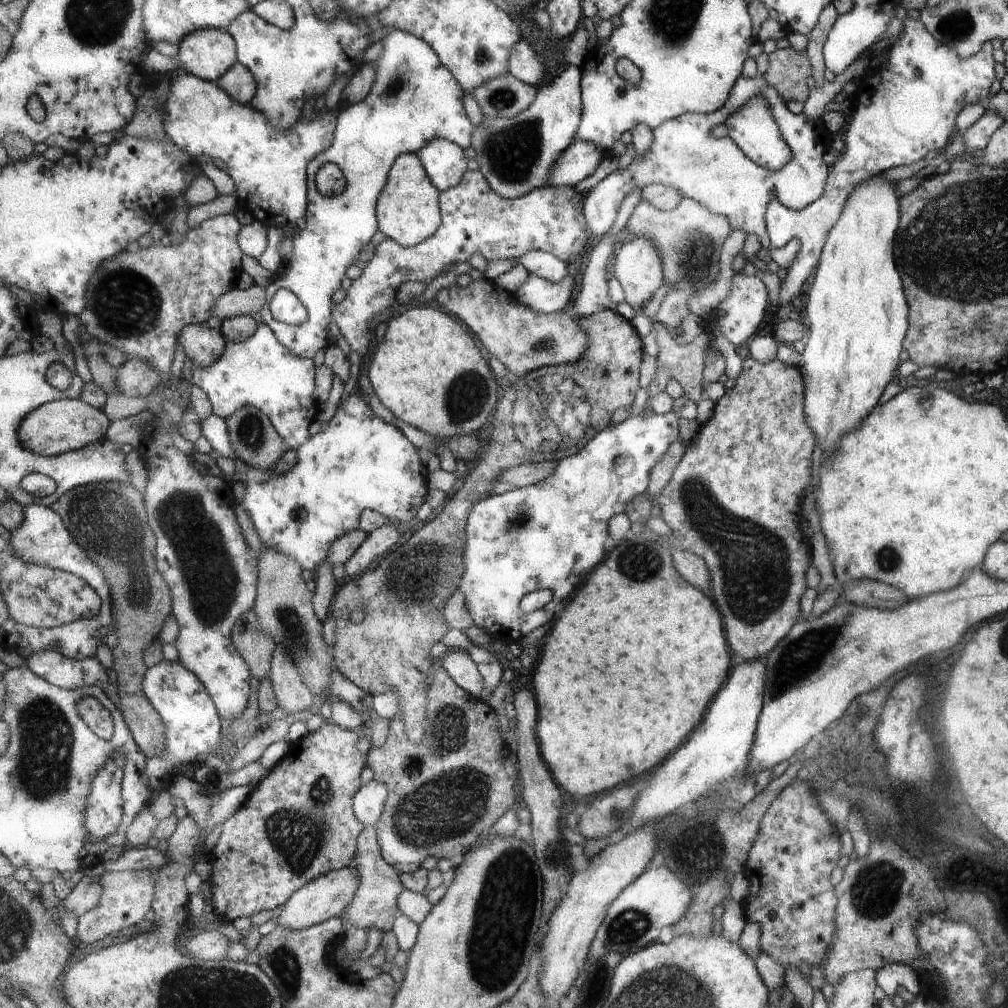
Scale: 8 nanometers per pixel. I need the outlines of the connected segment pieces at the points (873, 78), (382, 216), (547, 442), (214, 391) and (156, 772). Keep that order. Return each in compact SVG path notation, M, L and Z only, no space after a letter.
M909 15L903 20L902 26L903 36L889 47L885 63L870 70L853 91L855 110L853 109L842 130L841 140L844 144L844 152L838 154L838 159L830 166L821 196L804 209L795 212L791 212L775 200L767 207L764 221L771 246L778 249L791 239L797 239L800 244L794 261L786 270L783 282L780 283L778 302L771 305L771 310L774 312L777 307L791 302L793 296L799 293L803 282L811 277L828 232L837 222L844 202L853 189L859 186L860 182L877 176L887 168L909 166L911 162L922 160L929 150L935 152L943 150L955 132L954 120L959 110L968 104L984 103L990 96L989 87L995 78L993 66L996 64L991 57L994 50L991 41L985 41L975 54L962 59L954 53L952 48L943 47L940 42L937 42L915 15Z
M405 153L390 170L390 180L378 200L378 223L381 232L401 246L414 247L434 236L442 225L440 190L430 179L422 158Z
M604 310L583 317L582 325L590 336L588 354L579 362L554 367L543 367L529 373L526 379L509 378L503 382L505 394L499 401L499 410L492 422L493 430L480 464L469 472L462 487L449 496L441 514L429 521L407 541L387 553L383 561L371 572L351 580L334 596L331 616L336 622L336 641L332 647L334 666L351 682L369 694L382 695L396 689L400 692L401 716L405 720L406 736L411 742L422 743L426 735L428 718L429 683L436 660L431 656L433 646L443 640L450 630L444 609L447 601L459 590L466 573L466 526L470 510L491 494L493 482L501 471L525 463L545 460L559 462L579 452L590 440L611 424L619 408L631 408L639 392L639 368L643 362L643 343L630 320L615 311Z
M261 324L251 340L244 343L228 341L225 354L216 365L200 369L187 363L185 374L207 393L213 413L228 419L242 407L254 406L271 419L287 448L297 450L312 437L309 426L319 414L319 402L314 397L316 368L312 359L294 355L279 342L270 326Z
M163 661L146 672L143 688L166 724L168 753L162 757L147 758L145 774L153 792L153 799L160 790L167 790L182 762L193 764L199 754L213 754L223 735L221 715L206 686L179 661Z

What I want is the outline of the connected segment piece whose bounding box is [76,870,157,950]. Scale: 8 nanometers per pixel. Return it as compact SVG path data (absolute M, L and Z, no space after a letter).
M150 870L106 871L100 878L104 895L99 904L78 918L76 942L79 948L90 950L93 942L117 934L125 928L145 923L145 916L151 910L156 893L156 874Z

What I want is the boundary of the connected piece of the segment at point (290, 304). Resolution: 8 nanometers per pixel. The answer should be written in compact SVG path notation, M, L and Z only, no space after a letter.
M289 289L278 290L269 301L269 308L276 319L291 325L302 325L308 319L306 306Z

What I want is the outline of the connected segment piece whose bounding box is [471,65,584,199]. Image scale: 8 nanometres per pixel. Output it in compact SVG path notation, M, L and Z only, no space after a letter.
M566 65L561 73L538 88L538 96L527 110L511 118L485 117L482 123L474 125L471 147L476 152L475 160L479 170L497 194L506 199L518 199L525 197L535 189L553 187L550 186L552 171L559 157L578 140L583 109L582 67Z

